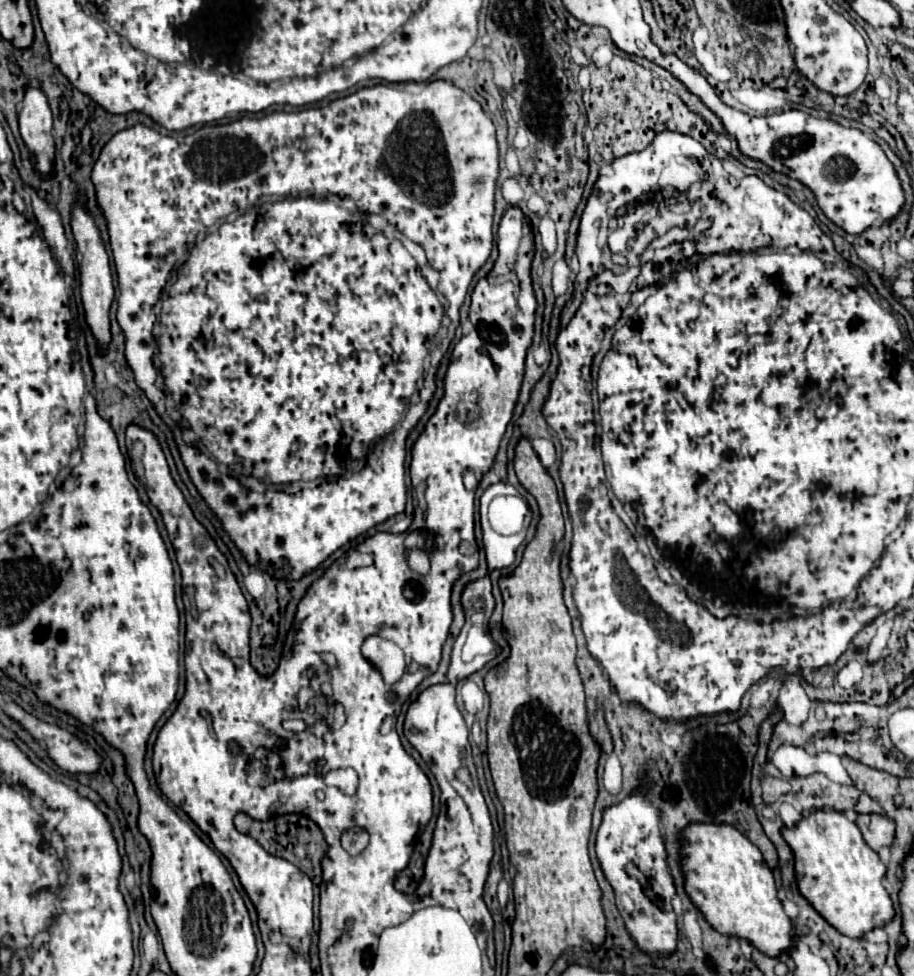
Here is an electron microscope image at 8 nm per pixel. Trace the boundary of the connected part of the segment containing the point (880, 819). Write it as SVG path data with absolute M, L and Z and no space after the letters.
M859 814L855 822L865 842L877 852L881 846L889 846L895 836L895 824L881 814Z

